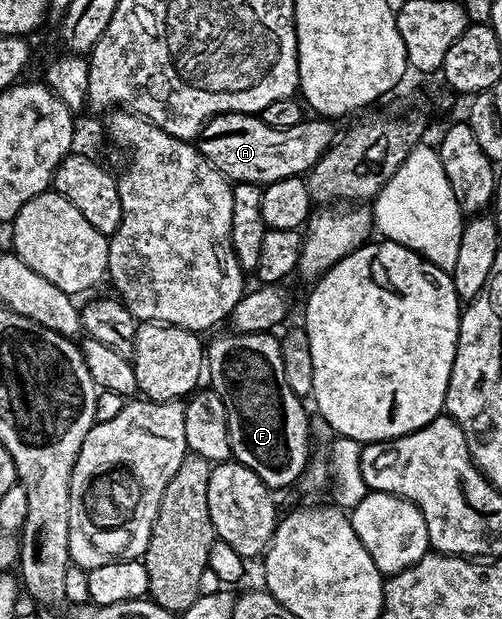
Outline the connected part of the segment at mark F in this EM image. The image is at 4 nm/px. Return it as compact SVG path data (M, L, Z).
M263 331L262 333L227 333L228 335L220 335L206 351L206 375L212 383L211 390L218 393L218 397L222 397L222 401L226 405L226 413L228 414L228 428L230 429L230 445L232 446L232 459L237 463L246 465L246 469L250 469L254 473L258 473L258 477L267 487L279 489L279 487L288 487L291 483L299 484L304 472L310 465L308 459L308 431L310 435L310 423L308 427L308 415L304 412L305 405L302 399L295 395L294 390L290 389L289 382L286 381L285 370L282 365L282 353L280 352L280 339L275 334Z

